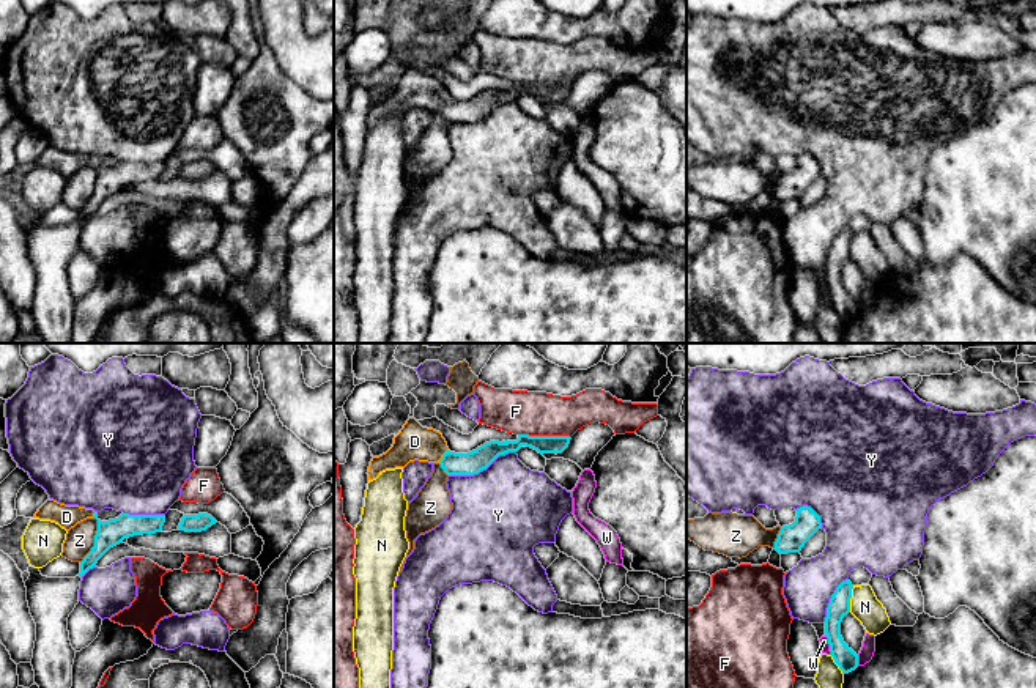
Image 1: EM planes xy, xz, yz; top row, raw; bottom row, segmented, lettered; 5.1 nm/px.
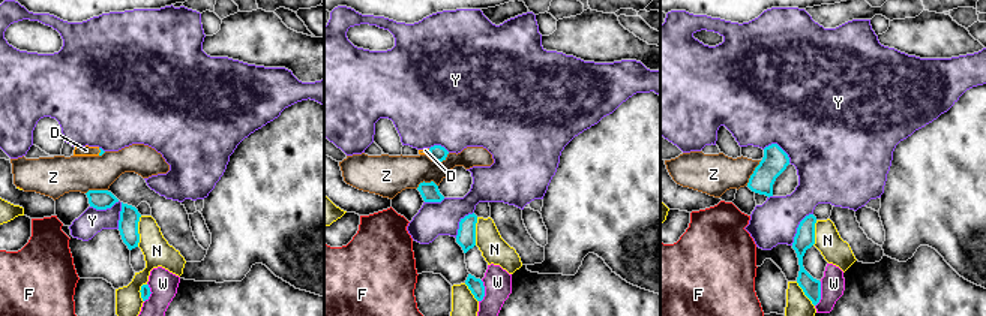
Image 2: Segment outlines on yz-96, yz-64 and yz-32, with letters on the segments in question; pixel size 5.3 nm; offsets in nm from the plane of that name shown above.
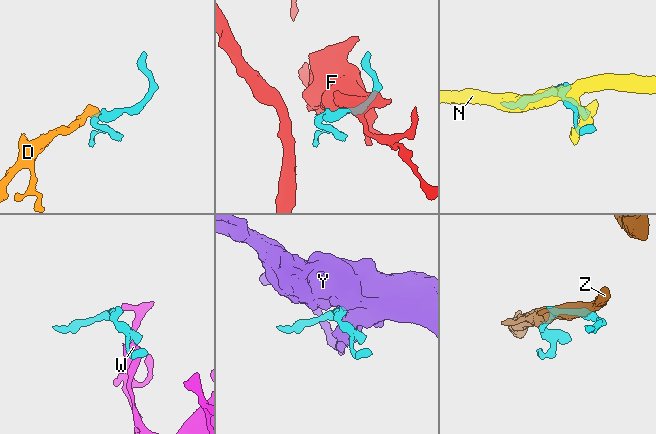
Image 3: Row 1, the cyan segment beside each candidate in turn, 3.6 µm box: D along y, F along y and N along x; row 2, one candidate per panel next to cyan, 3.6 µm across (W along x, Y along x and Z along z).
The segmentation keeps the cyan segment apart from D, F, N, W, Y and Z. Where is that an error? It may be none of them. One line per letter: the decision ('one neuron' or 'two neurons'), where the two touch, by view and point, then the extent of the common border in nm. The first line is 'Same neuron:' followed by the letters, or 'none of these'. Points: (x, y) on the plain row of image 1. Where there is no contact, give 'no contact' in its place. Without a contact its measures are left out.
Same neuron: D
D: one neuron | xz (443, 103) | 90 nm
F: two neurons | xz (545, 84) | 280 nm
N: two neurons | yz (850, 244) | 140 nm
W: two neurons | yz (830, 293) | 100 nm
Y: two neurons | xz (482, 117) | 360 nm
Z: two neurons | xy (95, 188) | 260 nm

